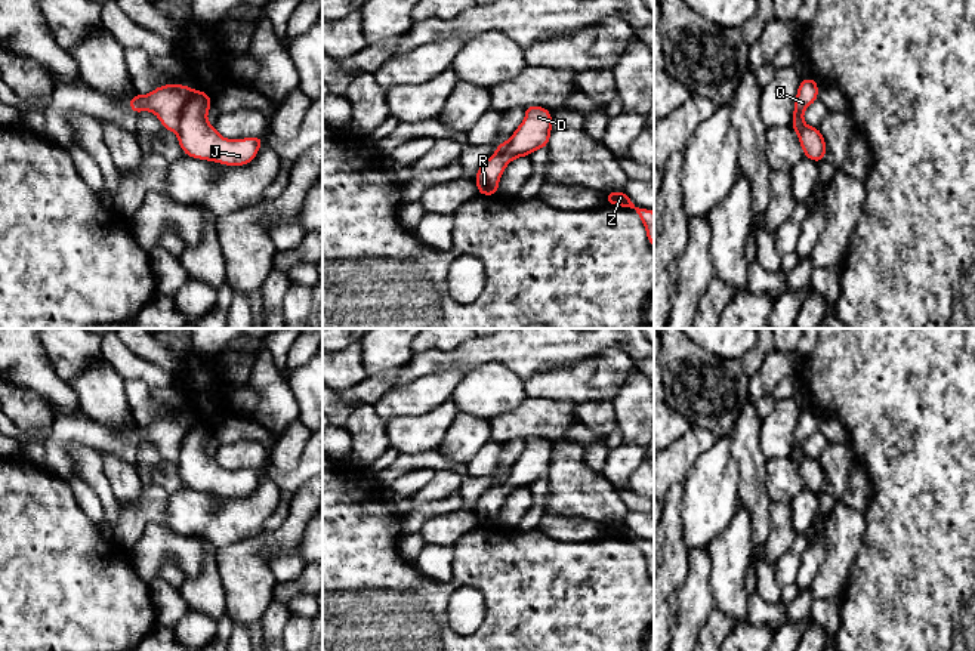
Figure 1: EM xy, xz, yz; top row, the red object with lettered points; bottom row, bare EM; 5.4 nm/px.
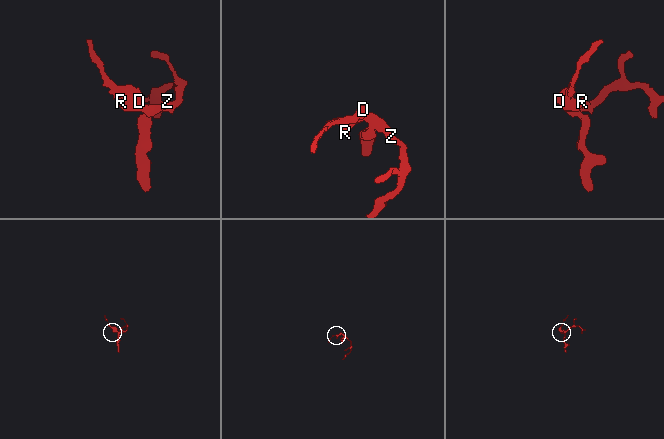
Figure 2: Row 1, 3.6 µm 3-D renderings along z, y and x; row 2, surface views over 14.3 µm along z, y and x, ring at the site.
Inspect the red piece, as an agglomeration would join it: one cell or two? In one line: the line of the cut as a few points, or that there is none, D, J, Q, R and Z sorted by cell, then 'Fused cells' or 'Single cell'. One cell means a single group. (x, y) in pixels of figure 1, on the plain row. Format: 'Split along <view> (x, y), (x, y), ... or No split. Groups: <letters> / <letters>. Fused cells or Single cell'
Split along xy (196, 422), (187, 432), (179, 457), (175, 462). Groups: D J R Z / Q. Fused cells

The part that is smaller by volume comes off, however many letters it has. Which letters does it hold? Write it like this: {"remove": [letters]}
{"remove": ["Q"]}

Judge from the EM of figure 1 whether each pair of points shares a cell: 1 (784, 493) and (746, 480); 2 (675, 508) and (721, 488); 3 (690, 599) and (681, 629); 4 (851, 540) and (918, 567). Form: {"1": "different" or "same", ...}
{"1": "different", "2": "different", "3": "same", "4": "different"}

